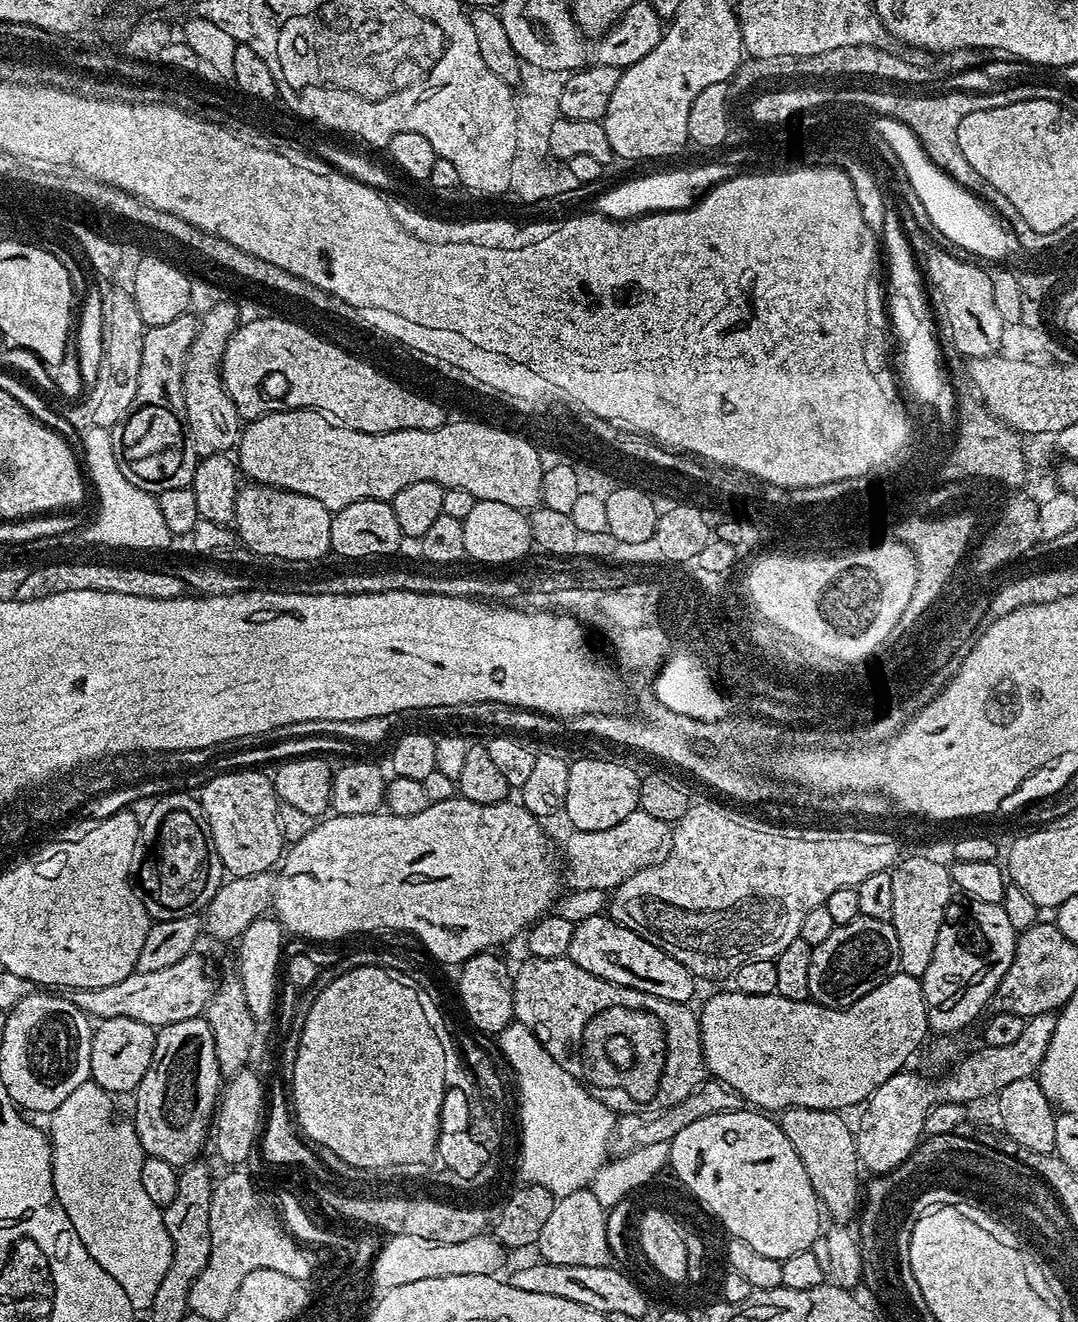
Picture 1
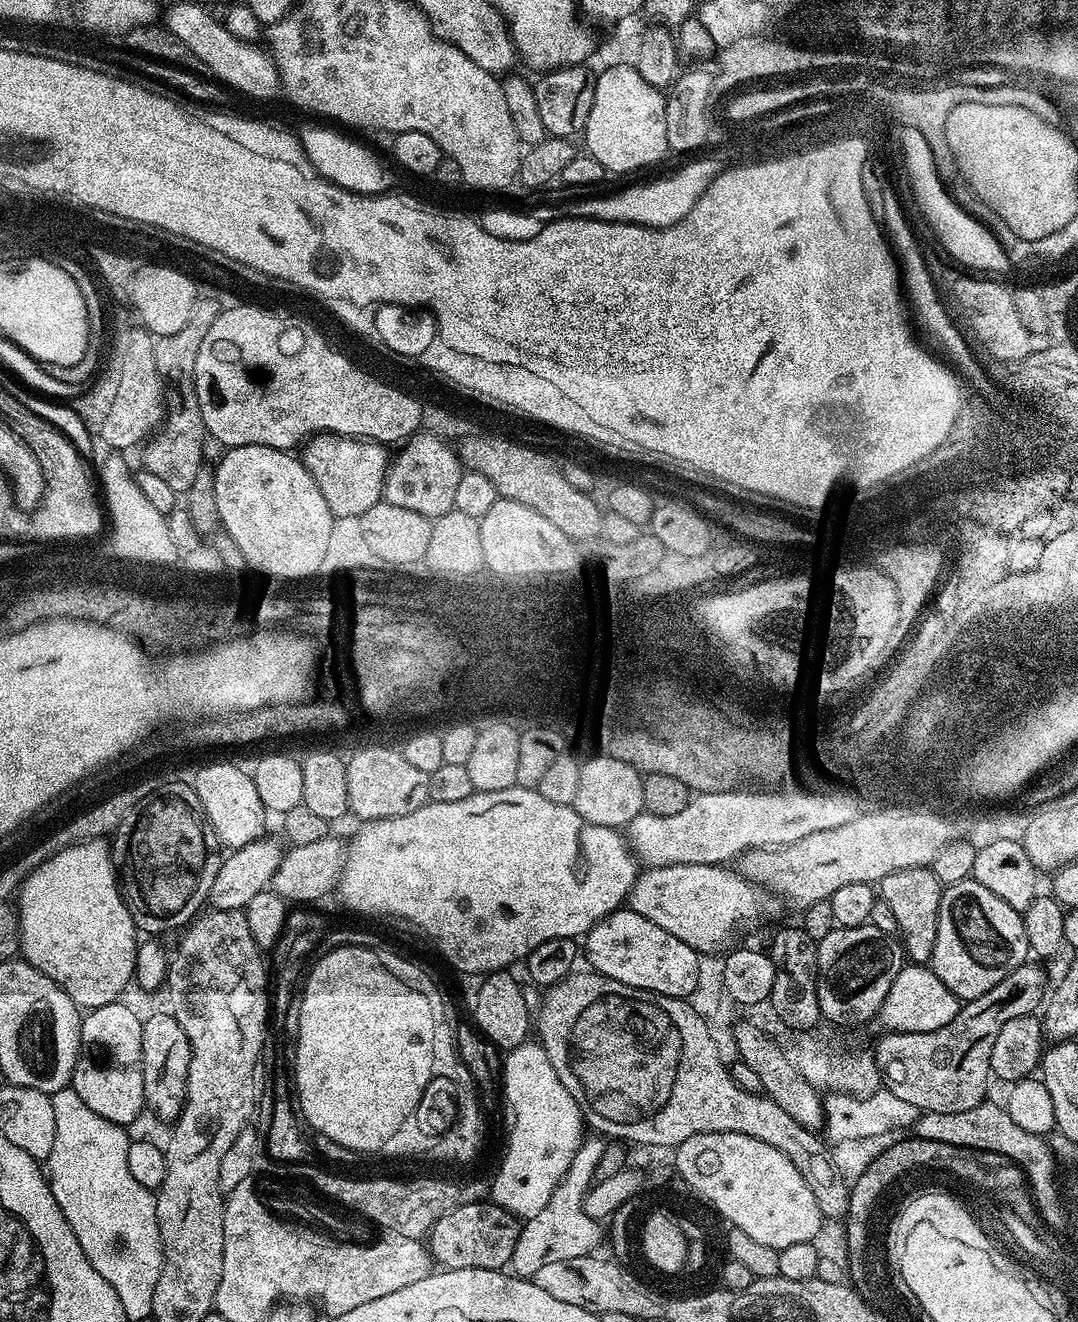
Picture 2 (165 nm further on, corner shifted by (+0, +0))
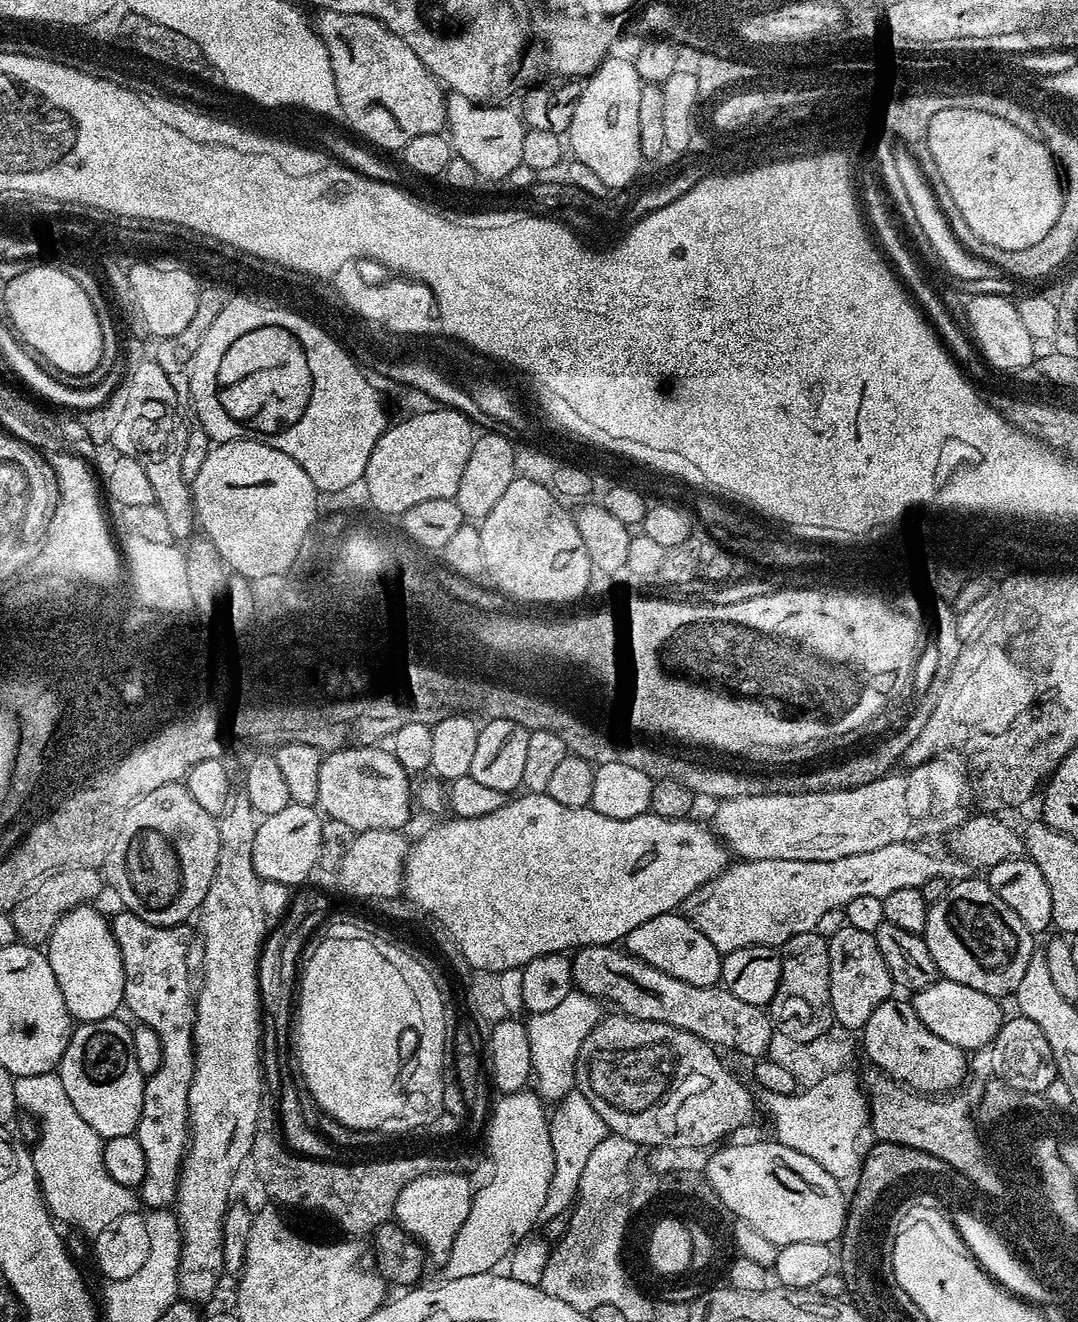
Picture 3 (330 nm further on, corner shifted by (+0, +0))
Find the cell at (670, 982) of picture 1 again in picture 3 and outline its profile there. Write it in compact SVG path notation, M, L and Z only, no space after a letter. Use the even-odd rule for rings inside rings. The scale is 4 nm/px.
M675 911L662 914L658 918L650 918L650 922L642 922L642 926L630 930L622 944L630 955L657 968L662 974L668 974L670 978L690 982L690 986L710 988L720 984L722 954L704 934Z

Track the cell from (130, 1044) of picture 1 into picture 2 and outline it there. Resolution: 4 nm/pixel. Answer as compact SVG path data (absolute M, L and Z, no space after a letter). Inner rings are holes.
M124 1002L115 1004L107 1004L101 1008L93 1008L81 1019L80 1022L80 1049L78 1050L78 1058L76 1065L72 1071L71 1088L78 1094L78 1098L82 1098L82 1102L86 1102L86 1106L90 1106L90 1110L94 1110L94 1114L98 1114L102 1118L109 1120L114 1124L121 1126L129 1126L140 1116L140 1111L145 1111L146 1105L144 1102L144 1071L142 1070L142 1020L141 1017L136 1017L136 1012L132 1008L127 1008Z

